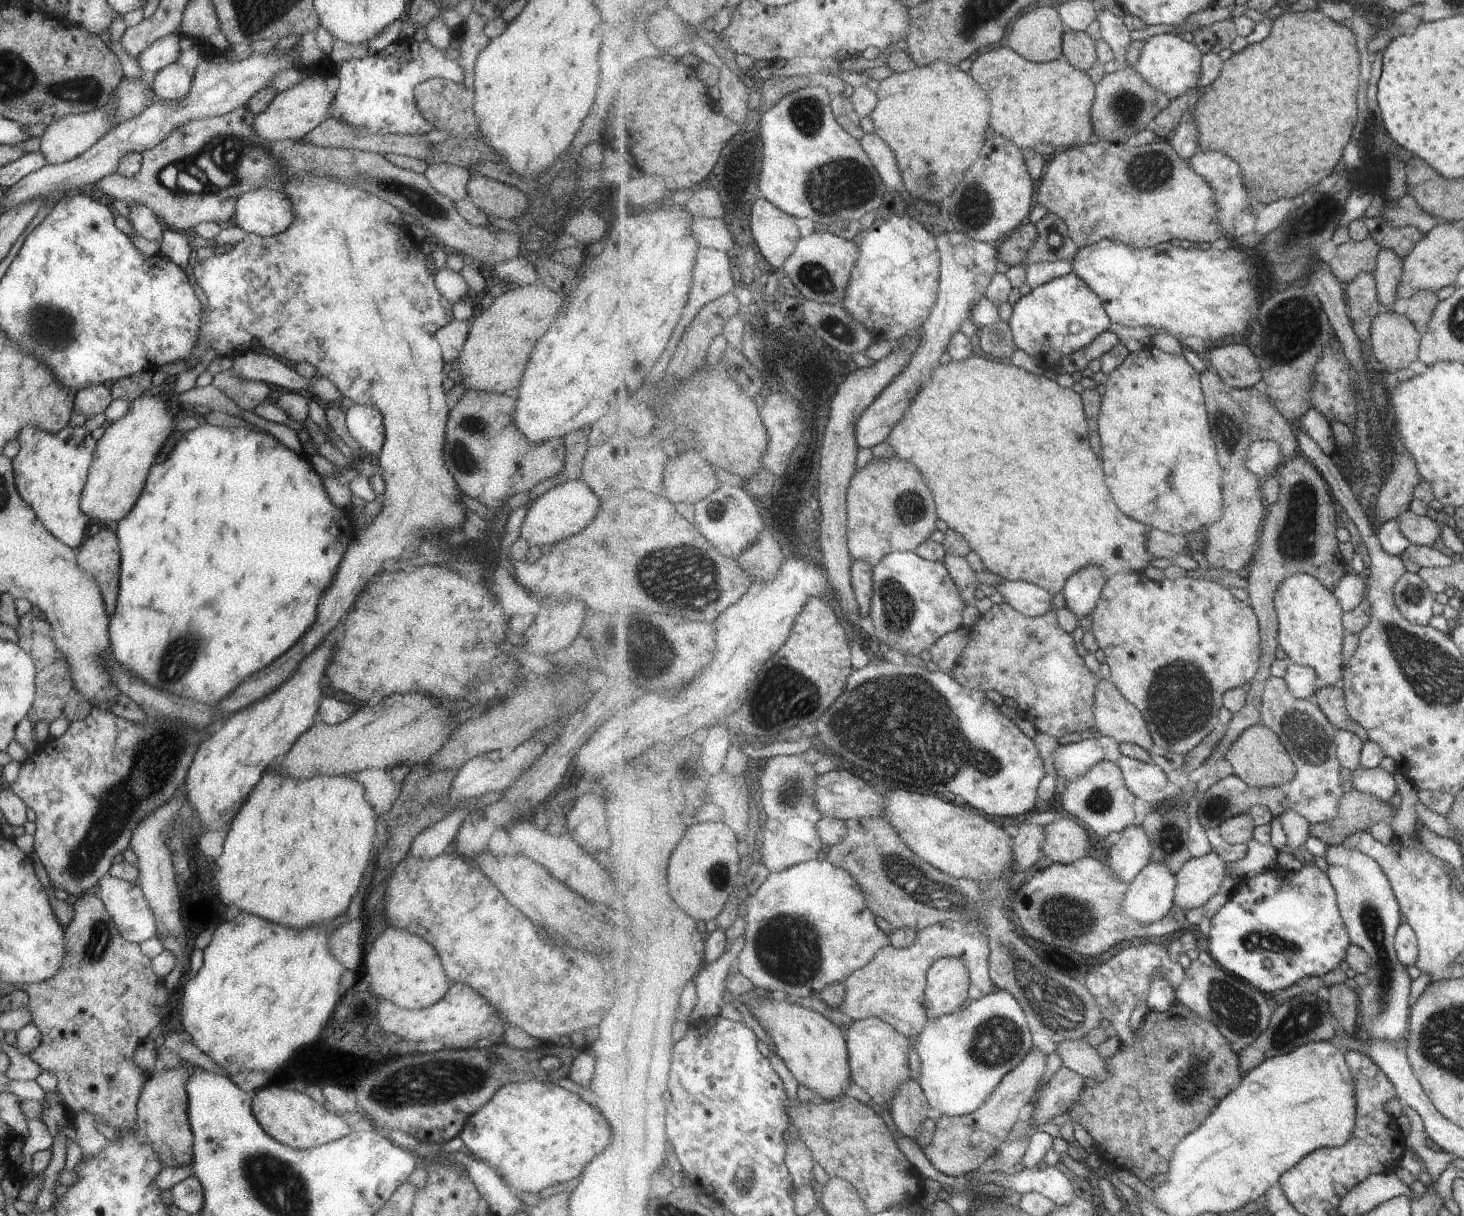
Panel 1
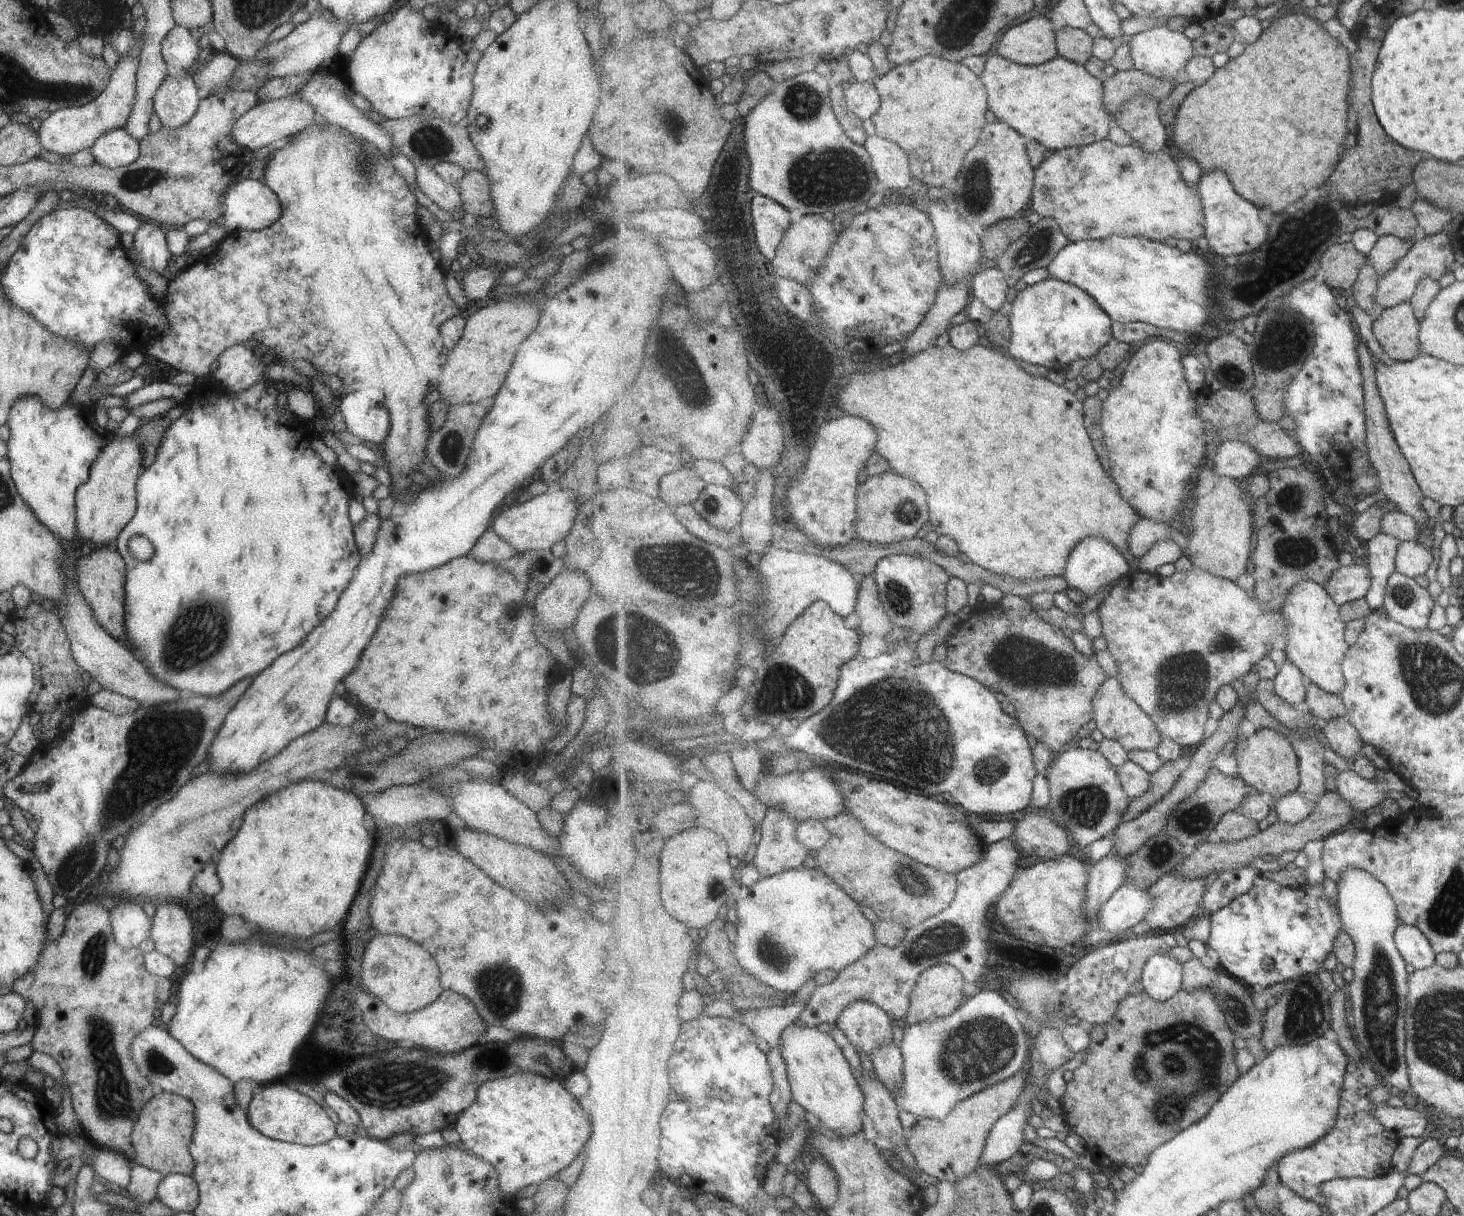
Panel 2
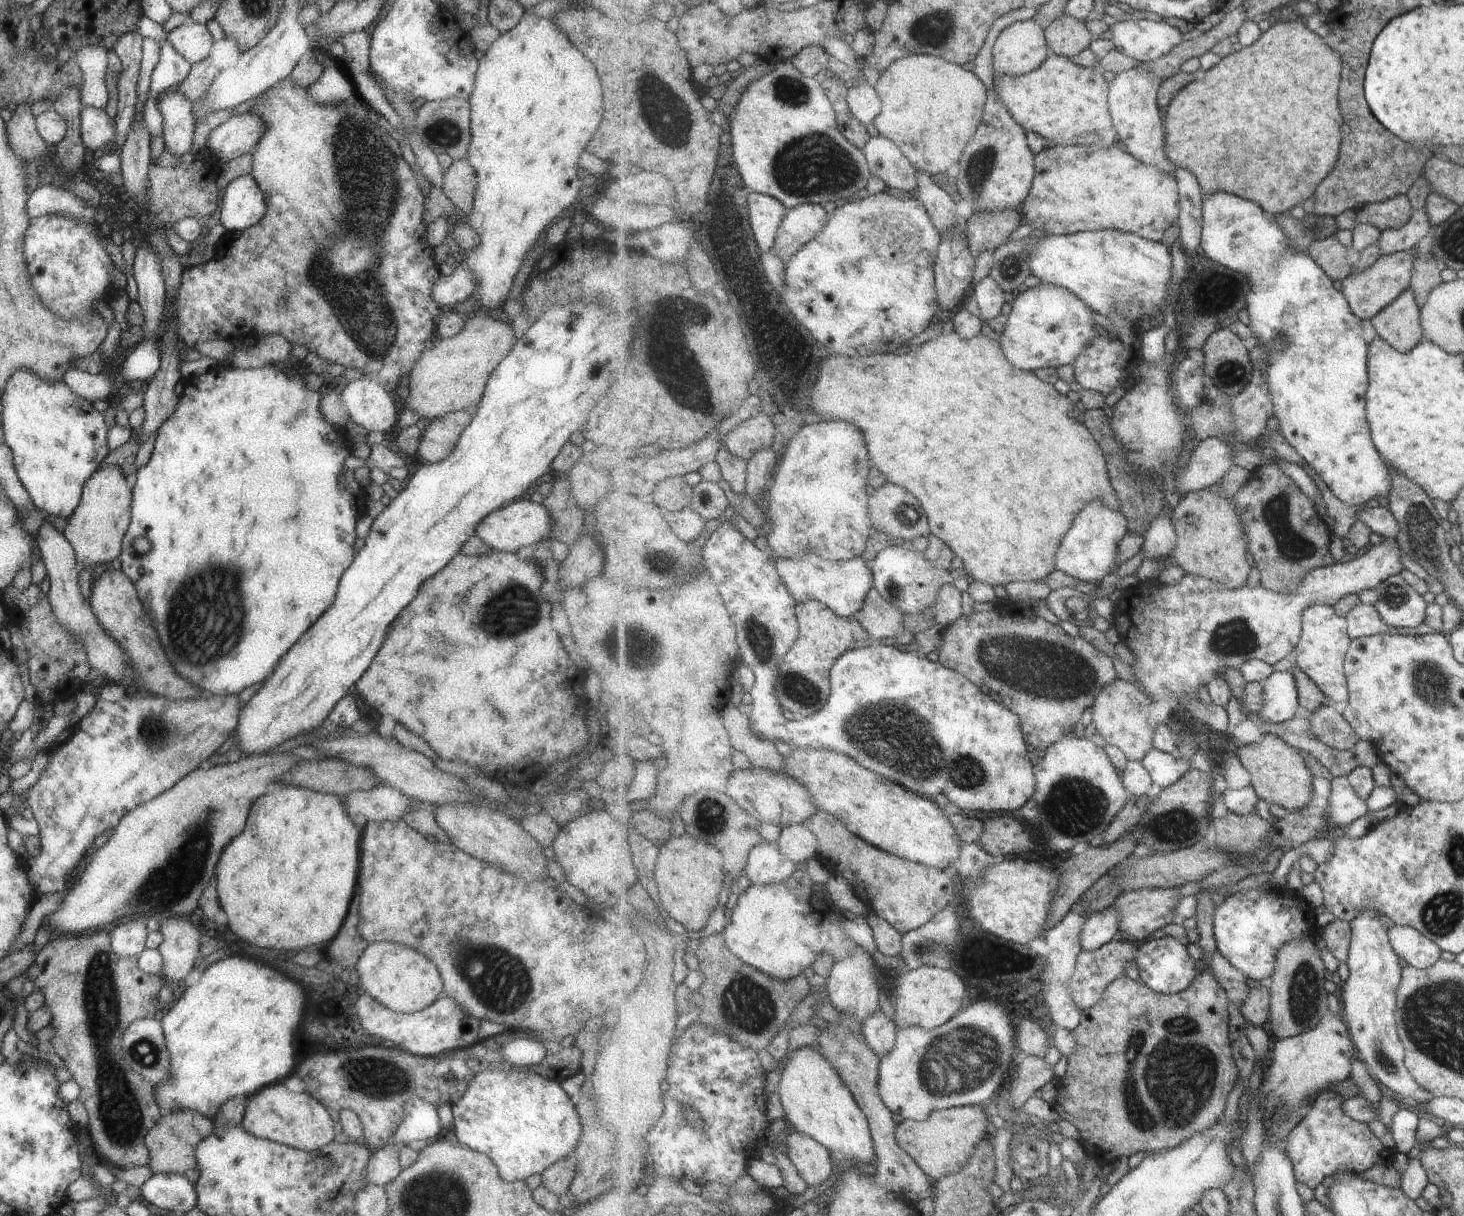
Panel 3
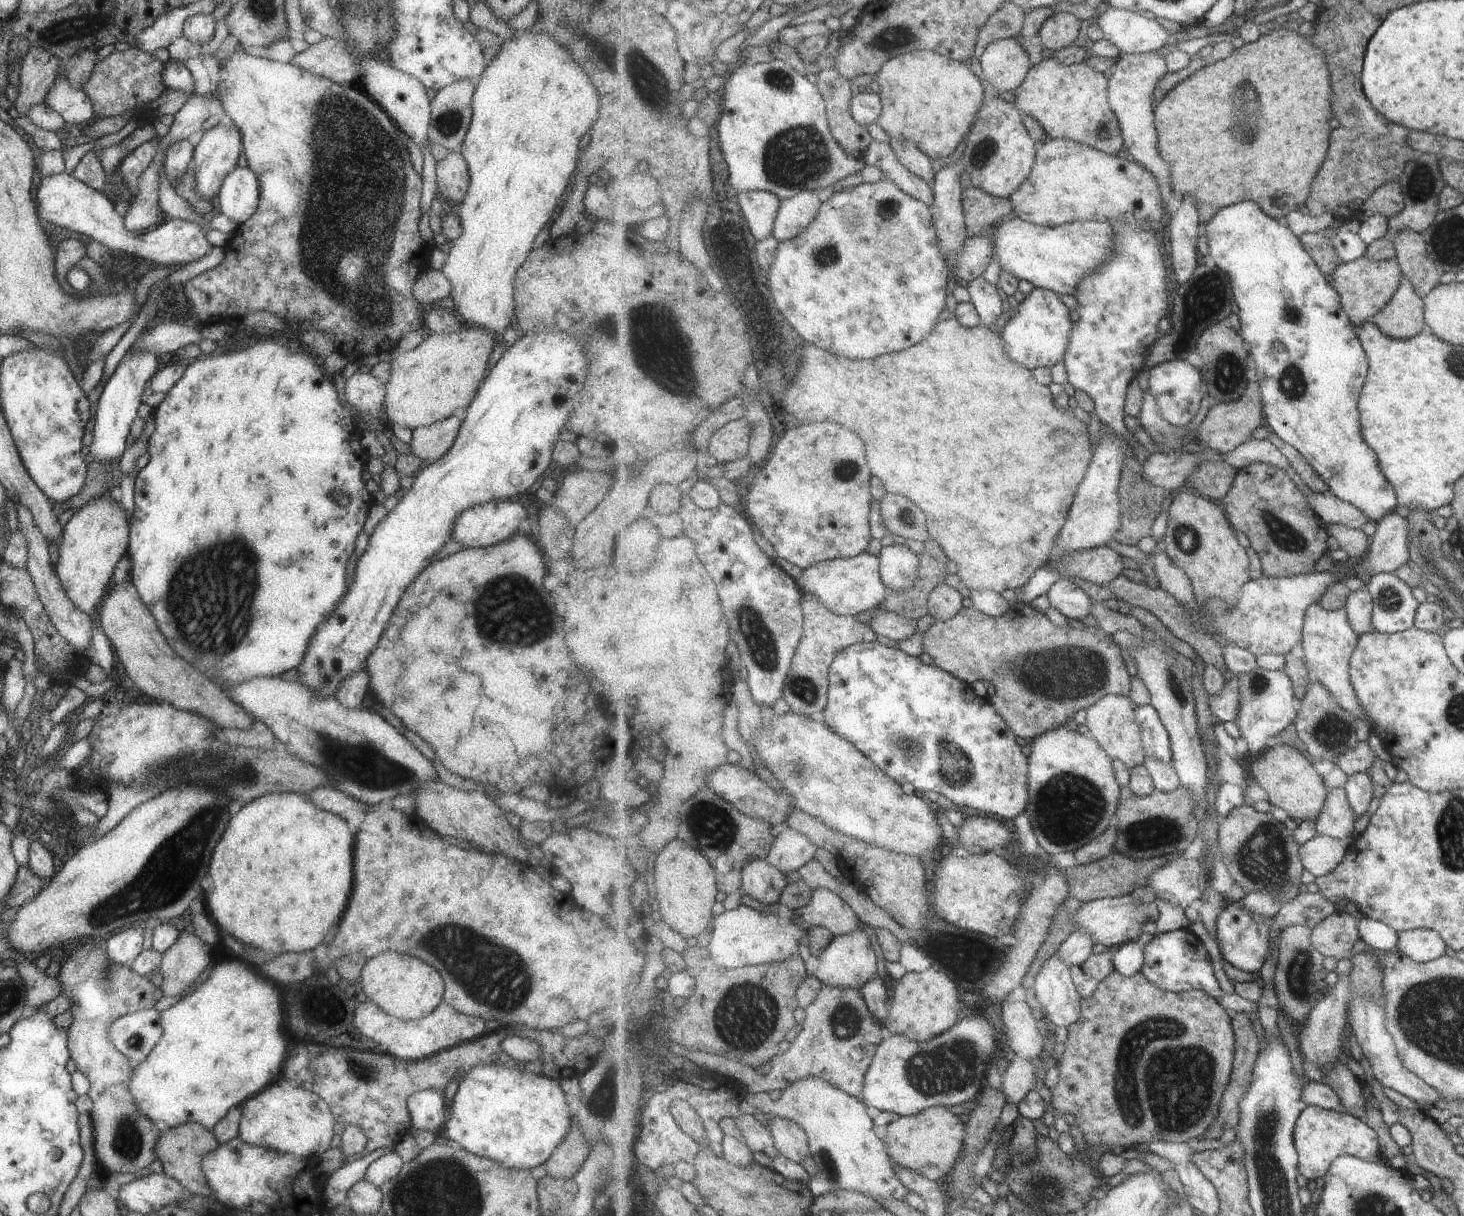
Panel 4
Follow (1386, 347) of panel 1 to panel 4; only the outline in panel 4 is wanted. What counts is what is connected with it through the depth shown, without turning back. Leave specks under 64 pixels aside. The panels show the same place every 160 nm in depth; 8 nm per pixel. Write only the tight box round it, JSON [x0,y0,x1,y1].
[1371,276,1427,341]

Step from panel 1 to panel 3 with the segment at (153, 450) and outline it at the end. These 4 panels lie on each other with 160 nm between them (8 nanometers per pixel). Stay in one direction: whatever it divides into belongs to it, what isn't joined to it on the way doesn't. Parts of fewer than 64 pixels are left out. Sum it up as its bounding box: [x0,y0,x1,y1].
[62,465,132,572]

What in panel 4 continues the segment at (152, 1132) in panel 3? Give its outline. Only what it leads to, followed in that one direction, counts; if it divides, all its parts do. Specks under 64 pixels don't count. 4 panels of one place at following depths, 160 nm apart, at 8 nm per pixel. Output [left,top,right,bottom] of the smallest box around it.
[154,1122,217,1197]

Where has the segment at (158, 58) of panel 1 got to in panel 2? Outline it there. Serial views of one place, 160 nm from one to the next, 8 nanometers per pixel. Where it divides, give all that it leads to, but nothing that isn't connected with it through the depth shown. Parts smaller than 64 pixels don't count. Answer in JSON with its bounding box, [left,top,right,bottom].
[160,25,198,70]

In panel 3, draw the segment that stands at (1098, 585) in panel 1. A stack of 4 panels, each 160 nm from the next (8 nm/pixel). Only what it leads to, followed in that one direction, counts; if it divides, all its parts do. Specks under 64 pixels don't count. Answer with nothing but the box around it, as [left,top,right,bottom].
[1056,500,1130,583]

